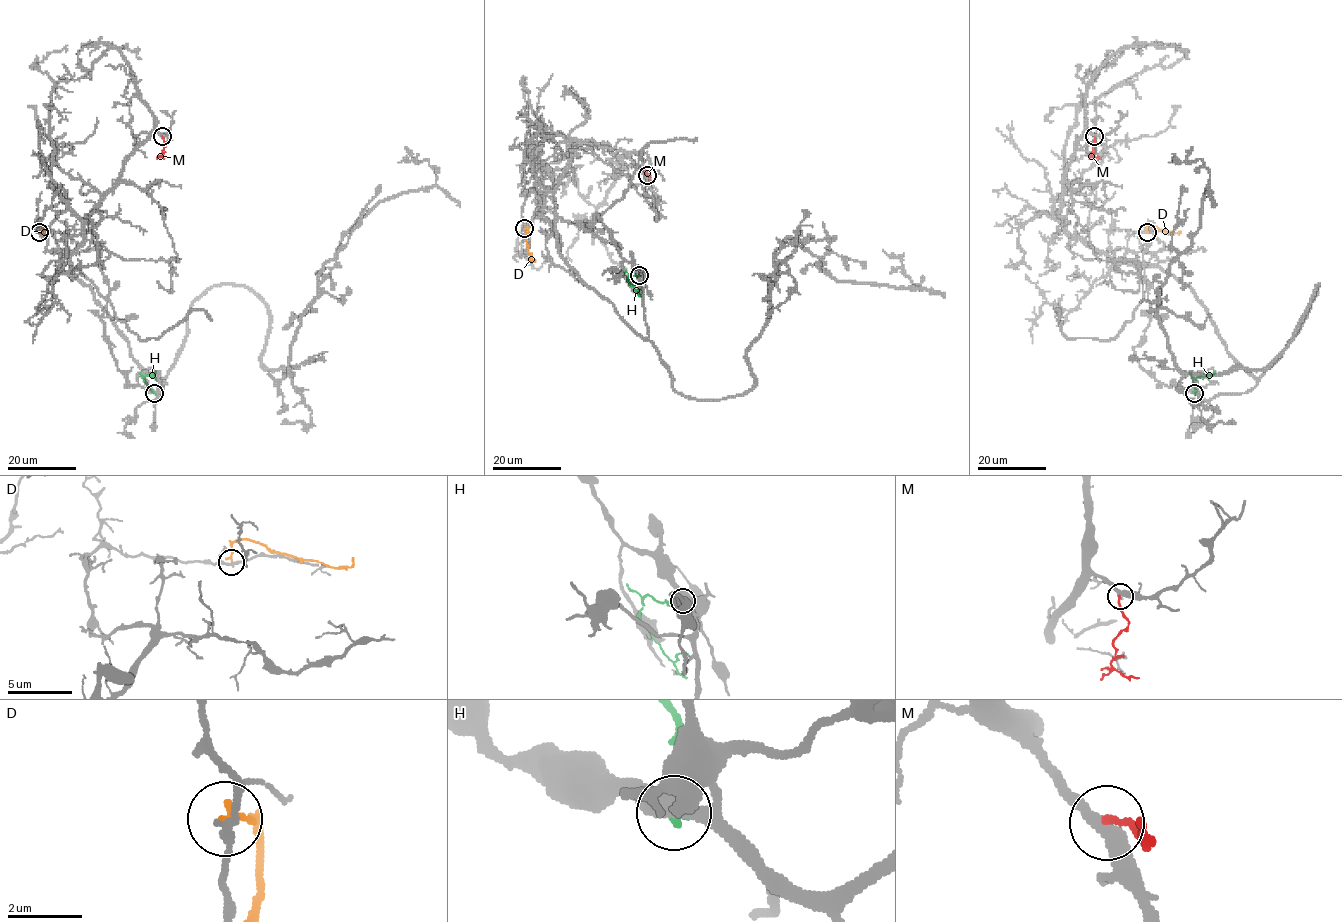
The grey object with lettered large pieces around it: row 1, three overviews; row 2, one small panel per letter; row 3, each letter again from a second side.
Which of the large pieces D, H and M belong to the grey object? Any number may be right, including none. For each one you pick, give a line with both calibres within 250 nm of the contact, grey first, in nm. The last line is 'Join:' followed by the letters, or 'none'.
M: Thickness 400 nm (grey) against 160 nm
Join: M

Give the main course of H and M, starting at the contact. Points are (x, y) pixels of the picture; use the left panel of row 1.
H: (154, 392), (143, 376), (155, 371)
M: (162, 136), (164, 158)

